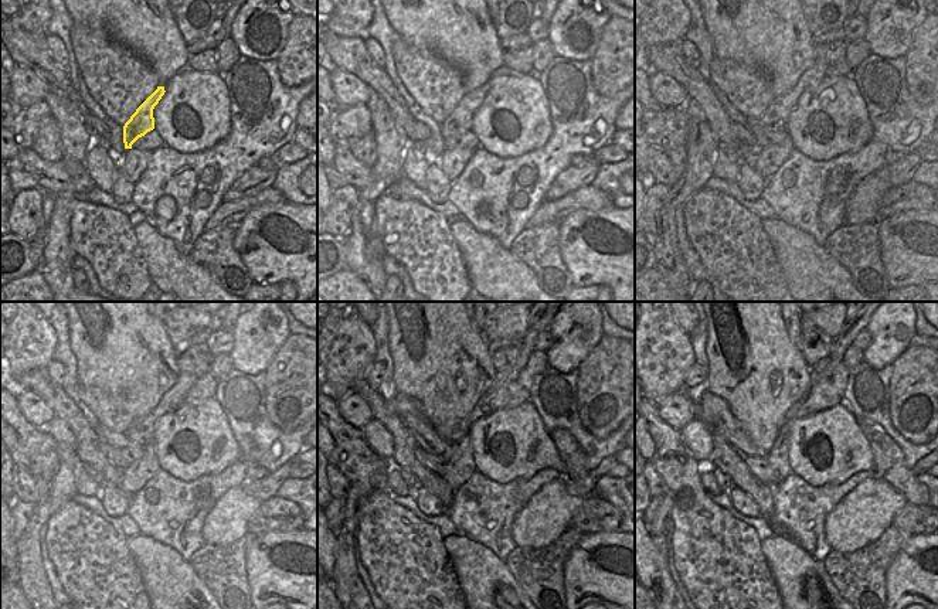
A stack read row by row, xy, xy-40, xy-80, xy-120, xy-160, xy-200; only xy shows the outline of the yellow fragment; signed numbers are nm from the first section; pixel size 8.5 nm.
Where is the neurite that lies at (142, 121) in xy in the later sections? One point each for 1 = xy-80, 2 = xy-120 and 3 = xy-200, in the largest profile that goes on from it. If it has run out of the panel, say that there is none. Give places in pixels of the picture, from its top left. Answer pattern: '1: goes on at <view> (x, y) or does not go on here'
1: goes on at xy-80 (775, 116)
2: goes on at xy-120 (140, 432)
3: goes on at xy-200 (850, 330)

